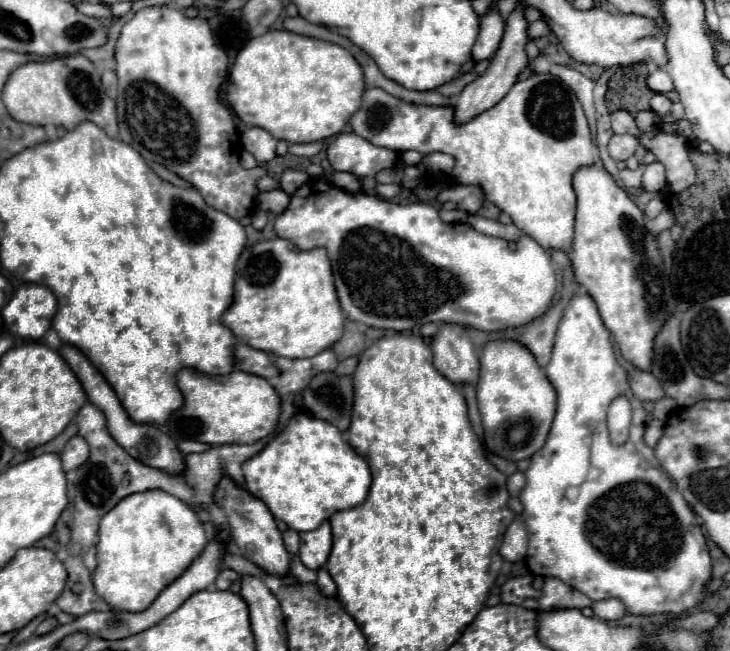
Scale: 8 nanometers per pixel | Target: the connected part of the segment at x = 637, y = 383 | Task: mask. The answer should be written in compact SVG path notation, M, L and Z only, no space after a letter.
M650 371L632 373L630 375L630 387L632 387L632 393L640 401L658 401L658 399L664 397L660 381Z

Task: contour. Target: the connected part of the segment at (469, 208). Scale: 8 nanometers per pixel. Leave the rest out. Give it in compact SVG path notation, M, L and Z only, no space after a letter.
M448 185L440 191L438 195L438 201L440 203L446 203L446 201L454 201L462 211L474 215L478 213L482 201L484 201L484 195L482 195L482 189L480 187L470 187L470 185Z

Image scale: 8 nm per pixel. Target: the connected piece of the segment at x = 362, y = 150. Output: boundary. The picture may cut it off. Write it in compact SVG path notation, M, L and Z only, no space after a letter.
M340 133L328 145L328 161L336 171L348 171L358 177L374 177L378 171L394 167L398 153L384 147L374 147L354 133Z

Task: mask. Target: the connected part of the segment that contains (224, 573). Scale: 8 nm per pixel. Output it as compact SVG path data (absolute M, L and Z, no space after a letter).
M222 569L218 579L216 579L216 587L218 589L230 589L230 585L238 579L238 573L232 571L232 569Z

